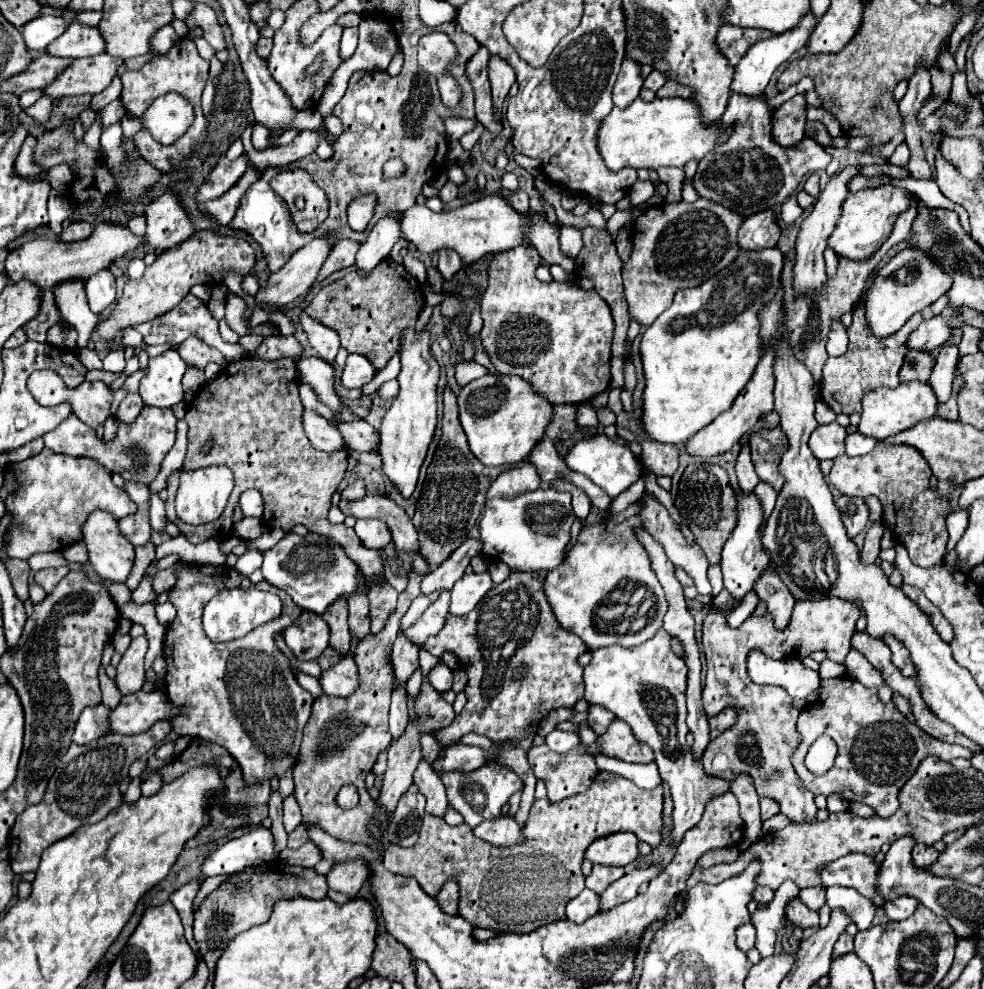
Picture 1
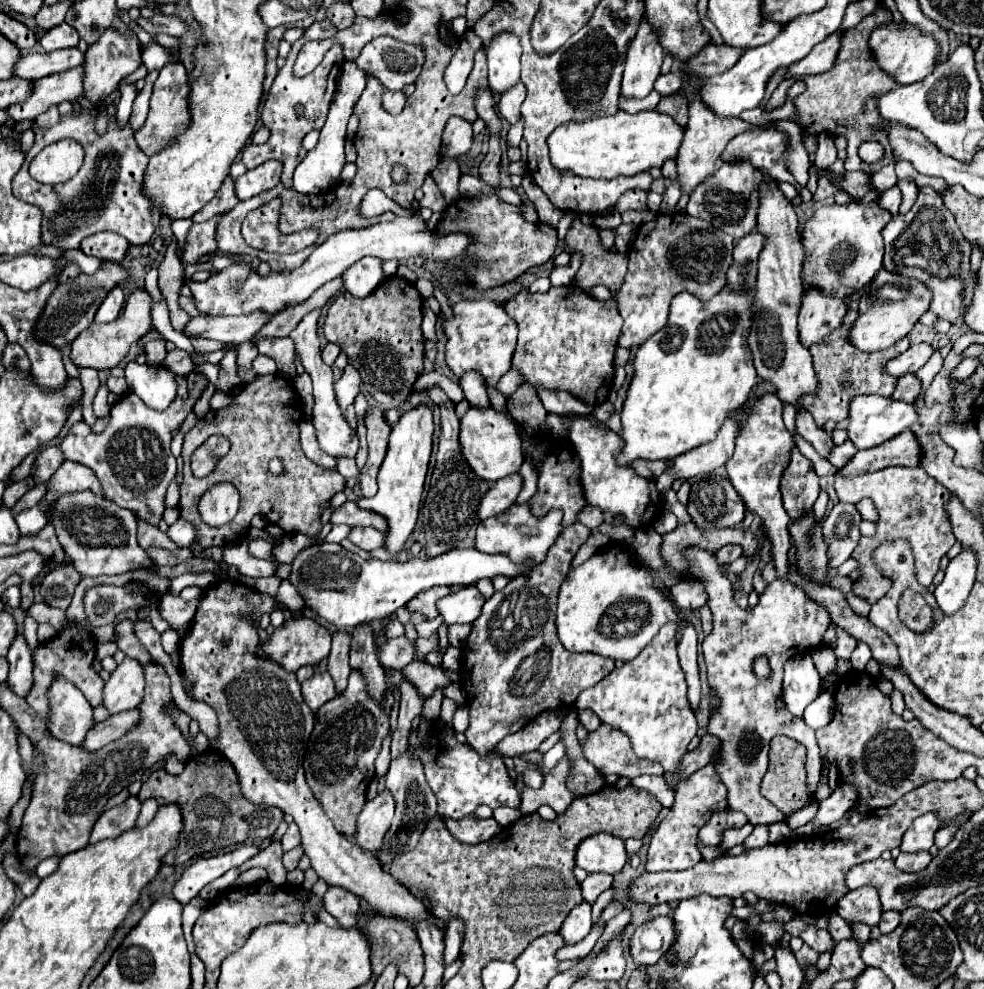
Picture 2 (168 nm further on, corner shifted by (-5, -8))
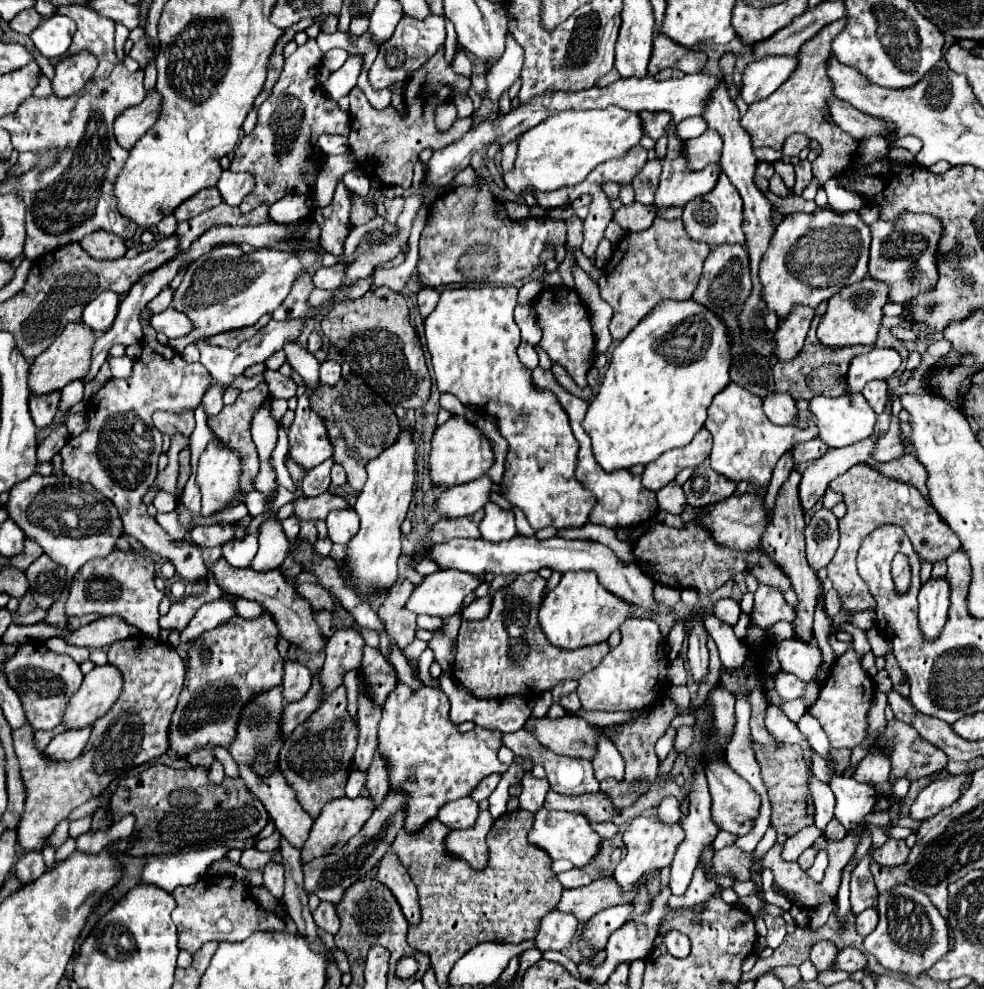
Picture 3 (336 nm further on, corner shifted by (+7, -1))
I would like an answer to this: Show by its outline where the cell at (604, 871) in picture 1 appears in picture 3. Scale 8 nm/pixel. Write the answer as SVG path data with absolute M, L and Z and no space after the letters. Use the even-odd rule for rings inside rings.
M578 867L560 873L558 879L564 885L564 889L576 889L576 887L582 887L582 885L590 885L592 883L592 879L582 869L578 869Z

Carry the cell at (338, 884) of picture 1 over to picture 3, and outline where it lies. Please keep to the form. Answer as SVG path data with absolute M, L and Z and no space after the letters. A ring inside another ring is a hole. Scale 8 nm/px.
M320 901L320 905L316 907L316 911L312 913L314 915L314 921L318 927L322 927L324 931L336 935L338 933L338 927L340 927L340 919L338 919L338 913L336 913L336 905L330 903L330 901Z

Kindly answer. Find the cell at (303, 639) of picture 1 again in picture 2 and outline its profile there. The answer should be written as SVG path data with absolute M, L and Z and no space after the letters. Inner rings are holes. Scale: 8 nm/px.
M300 616L300 618L290 618L288 622L284 622L282 626L278 626L270 636L268 642L258 642L258 652L262 650L262 654L266 658L270 658L272 662L276 662L278 666L282 666L286 672L296 672L302 664L318 664L322 658L328 656L330 652L330 642L332 636L330 632L320 626L318 622L314 622L312 618Z

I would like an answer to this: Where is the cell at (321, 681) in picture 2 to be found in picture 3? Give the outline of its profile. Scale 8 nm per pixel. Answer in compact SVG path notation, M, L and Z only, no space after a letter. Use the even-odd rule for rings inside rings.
M298 661L284 663L282 685L284 685L284 697L288 703L300 701L308 693L310 683L312 683L312 671L308 667L300 665Z

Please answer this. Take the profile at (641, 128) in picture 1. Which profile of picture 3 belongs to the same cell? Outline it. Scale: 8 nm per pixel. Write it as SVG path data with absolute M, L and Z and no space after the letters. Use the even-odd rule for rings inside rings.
M566 109L552 113L548 119L526 131L518 139L516 169L504 173L504 183L520 195L532 187L538 191L554 191L564 185L578 185L600 163L624 157L646 135L638 113L626 109Z

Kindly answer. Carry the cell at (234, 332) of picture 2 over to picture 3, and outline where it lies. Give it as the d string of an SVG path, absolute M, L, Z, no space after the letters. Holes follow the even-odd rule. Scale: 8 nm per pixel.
M168 307L166 311L152 317L152 327L154 331L162 331L168 339L178 339L188 335L194 325L184 313L176 311L174 307Z

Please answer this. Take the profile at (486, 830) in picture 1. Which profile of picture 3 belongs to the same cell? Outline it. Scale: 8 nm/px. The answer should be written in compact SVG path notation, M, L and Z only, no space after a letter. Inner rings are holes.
M470 797L462 801L450 801L438 813L438 819L450 829L470 829L476 823L476 817L478 805Z

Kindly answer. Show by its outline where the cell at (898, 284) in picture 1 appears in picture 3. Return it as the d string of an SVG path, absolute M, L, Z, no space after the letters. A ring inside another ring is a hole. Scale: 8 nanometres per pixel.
M864 277L860 283L844 287L840 293L830 297L828 311L824 313L822 323L818 327L818 339L822 339L830 347L874 343L884 319L884 305L888 303L888 297L890 297L888 285L872 277Z

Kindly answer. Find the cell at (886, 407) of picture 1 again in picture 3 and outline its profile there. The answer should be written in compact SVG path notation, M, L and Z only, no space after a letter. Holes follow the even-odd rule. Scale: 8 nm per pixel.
M852 393L844 397L818 395L814 397L814 401L810 401L810 411L818 421L816 427L820 429L820 439L826 441L826 445L830 447L846 447L846 445L852 445L856 441L870 437L876 427L876 419L878 419L878 415L874 413L874 409L864 399L862 393Z

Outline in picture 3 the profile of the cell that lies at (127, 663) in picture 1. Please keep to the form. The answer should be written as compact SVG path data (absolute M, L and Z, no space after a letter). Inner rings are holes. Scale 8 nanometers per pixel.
M110 663L94 667L84 675L82 687L70 699L70 705L64 713L64 725L68 729L86 727L100 719L120 697L122 693L122 671Z

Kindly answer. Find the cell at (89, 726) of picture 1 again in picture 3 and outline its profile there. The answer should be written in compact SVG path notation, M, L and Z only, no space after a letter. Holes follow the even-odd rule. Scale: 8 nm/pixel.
M20 643L14 657L2 667L4 673L10 677L10 685L18 691L26 719L34 729L54 729L62 723L66 705L70 697L82 685L82 671L80 665L70 655L56 655L46 651L42 645Z

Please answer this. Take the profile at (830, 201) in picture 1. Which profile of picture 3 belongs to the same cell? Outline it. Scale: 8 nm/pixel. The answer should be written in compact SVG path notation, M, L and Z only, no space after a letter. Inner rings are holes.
M796 305L790 315L780 323L776 339L776 357L780 361L790 361L804 345L804 337L810 329L810 323L816 315L816 309L806 305Z

